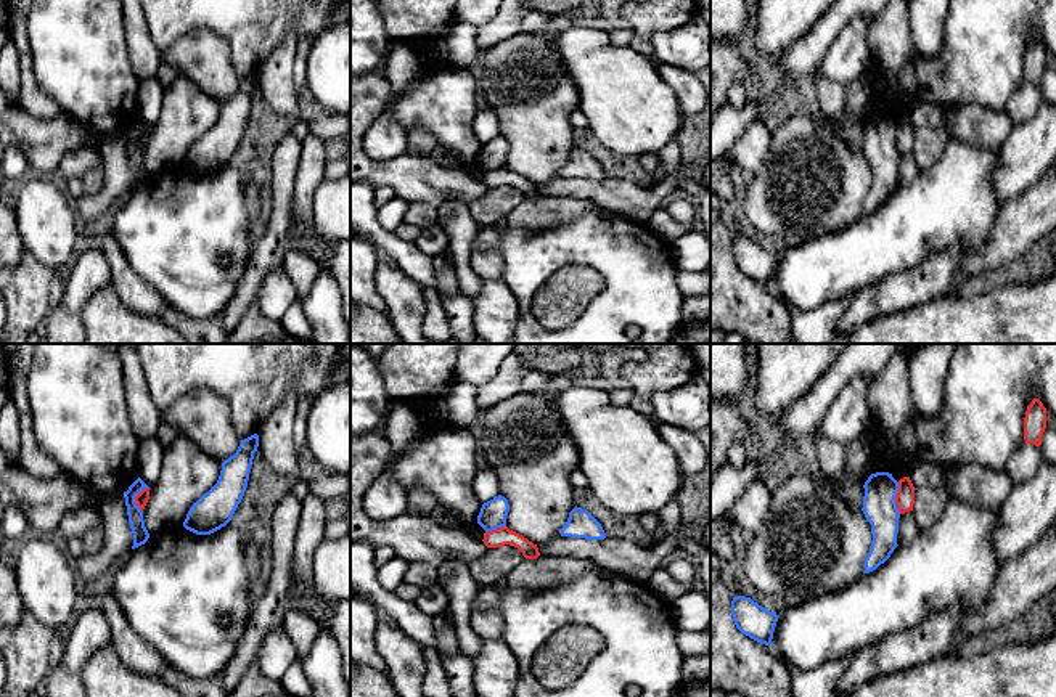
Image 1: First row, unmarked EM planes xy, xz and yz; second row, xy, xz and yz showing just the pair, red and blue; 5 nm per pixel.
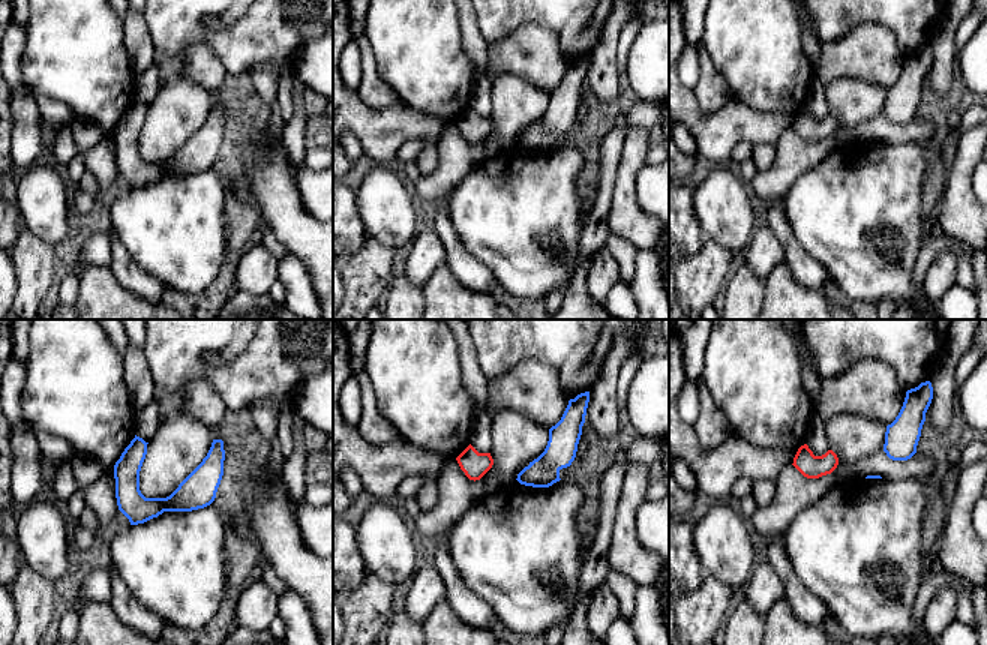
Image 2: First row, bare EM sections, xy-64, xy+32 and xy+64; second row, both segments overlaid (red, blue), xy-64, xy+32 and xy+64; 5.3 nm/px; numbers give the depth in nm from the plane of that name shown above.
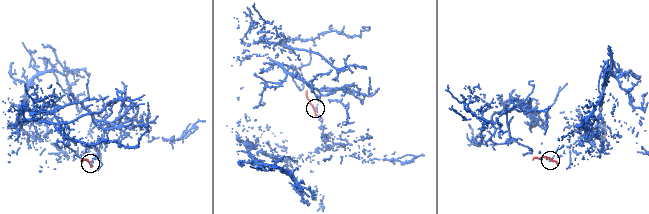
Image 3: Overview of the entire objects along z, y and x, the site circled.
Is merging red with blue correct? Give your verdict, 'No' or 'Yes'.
No

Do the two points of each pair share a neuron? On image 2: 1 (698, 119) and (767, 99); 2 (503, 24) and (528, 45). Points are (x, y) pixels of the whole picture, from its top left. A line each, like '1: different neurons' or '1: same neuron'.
1: different neurons
2: different neurons

